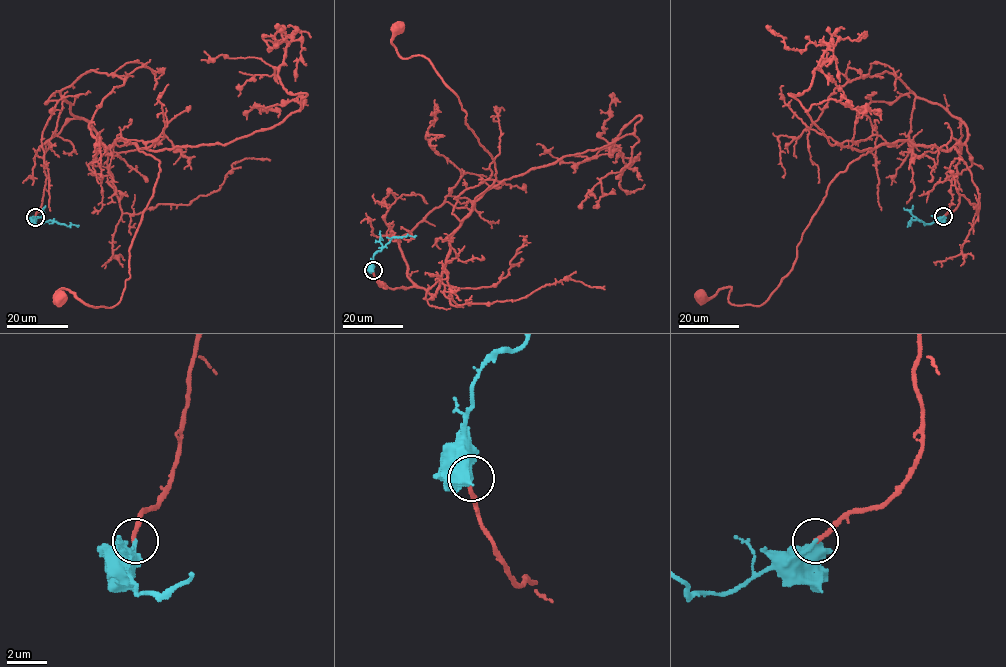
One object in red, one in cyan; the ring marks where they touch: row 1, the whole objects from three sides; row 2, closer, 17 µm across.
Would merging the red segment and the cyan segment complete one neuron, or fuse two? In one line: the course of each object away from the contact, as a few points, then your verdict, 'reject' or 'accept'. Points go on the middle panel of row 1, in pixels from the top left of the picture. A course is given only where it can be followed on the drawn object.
course red (373, 270), (379, 286), (435, 294), (452, 233), (496, 172), (427, 59), (399, 55), (398, 28); course cyan (373, 270), (373, 255), (392, 237), (416, 236); accept

